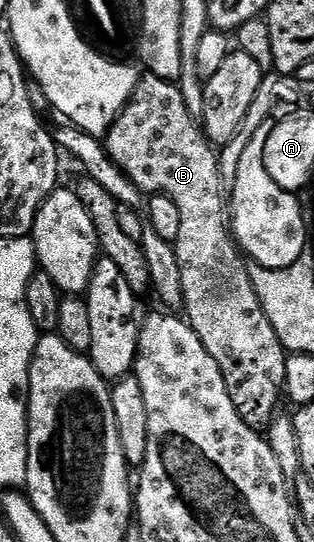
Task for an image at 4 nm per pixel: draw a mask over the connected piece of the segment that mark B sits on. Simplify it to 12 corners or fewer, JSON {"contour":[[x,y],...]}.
{"contour":[[147,73],[102,142],[182,213],[183,314],[238,417],[267,428],[288,355],[234,242],[217,148]]}

